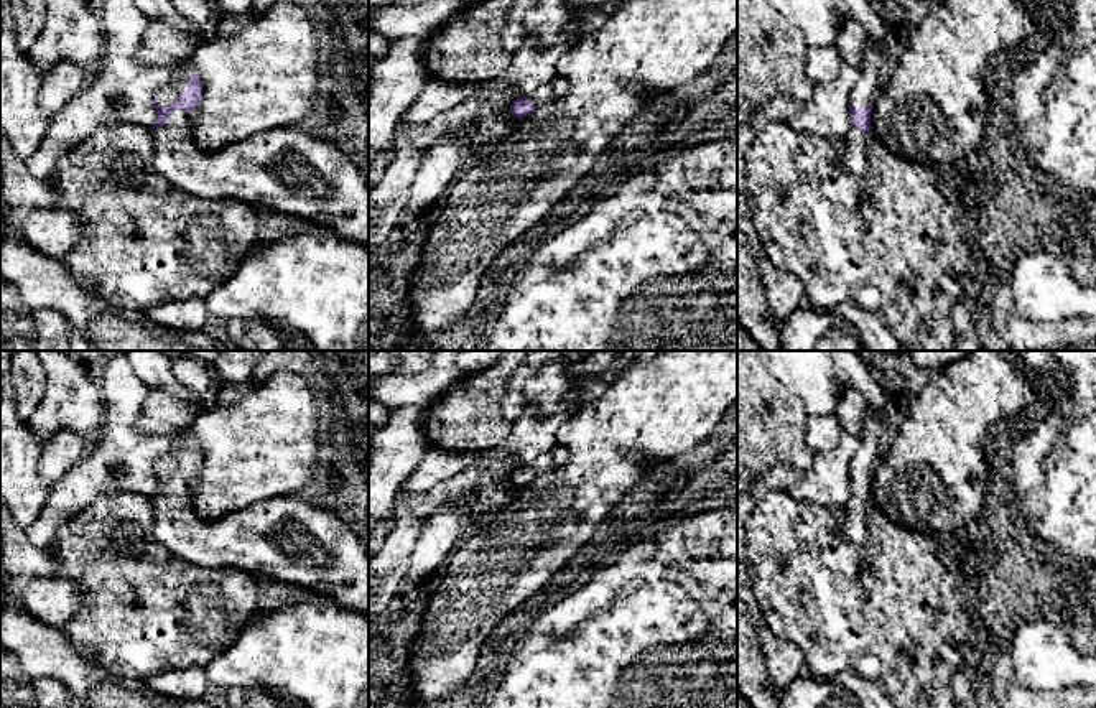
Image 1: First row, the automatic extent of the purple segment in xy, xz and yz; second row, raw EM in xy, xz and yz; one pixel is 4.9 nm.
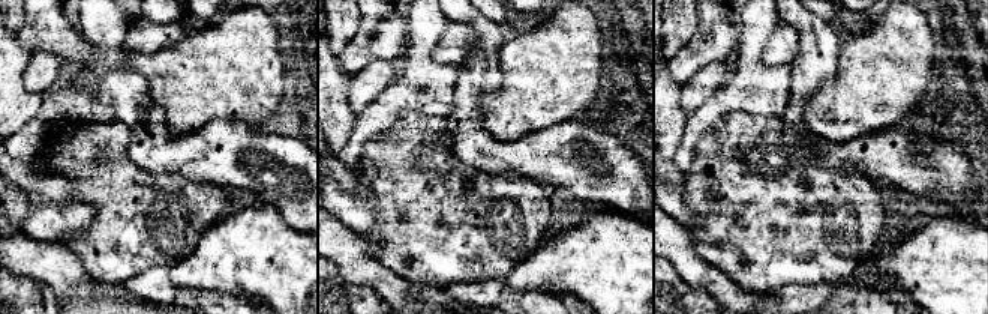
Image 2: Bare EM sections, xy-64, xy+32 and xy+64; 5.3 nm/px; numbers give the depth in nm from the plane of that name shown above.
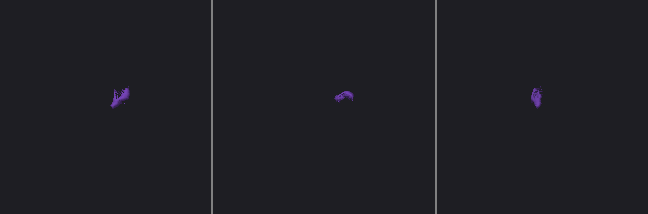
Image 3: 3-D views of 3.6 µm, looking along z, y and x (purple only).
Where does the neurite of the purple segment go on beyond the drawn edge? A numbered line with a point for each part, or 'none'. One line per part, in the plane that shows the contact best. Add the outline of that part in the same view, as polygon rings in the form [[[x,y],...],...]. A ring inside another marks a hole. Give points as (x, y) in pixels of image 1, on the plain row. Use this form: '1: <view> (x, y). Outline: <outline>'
1: xy (180, 442). Outline: [[[188,428],[181,430],[179,433],[170,436],[171,448],[170,451],[156,461],[158,476],[166,476],[178,469],[179,463],[188,458],[188,448],[191,438],[188,436]]]
2: xy (285, 539). Outline: [[[174,479],[163,496],[151,499],[153,537],[171,553],[199,566],[235,566],[313,589],[337,606],[369,614],[369,552],[334,514],[313,507],[300,496],[270,497],[224,515],[201,519],[191,505],[193,479]]]

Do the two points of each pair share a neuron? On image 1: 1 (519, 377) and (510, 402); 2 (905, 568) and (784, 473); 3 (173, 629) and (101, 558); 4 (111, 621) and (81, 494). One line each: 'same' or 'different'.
1: same
2: different
3: same
4: different

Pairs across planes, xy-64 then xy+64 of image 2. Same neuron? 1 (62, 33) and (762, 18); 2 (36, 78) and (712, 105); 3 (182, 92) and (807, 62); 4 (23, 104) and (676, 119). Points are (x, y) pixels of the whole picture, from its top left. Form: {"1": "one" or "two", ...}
{"1": "two", "2": "two", "3": "two", "4": "one"}

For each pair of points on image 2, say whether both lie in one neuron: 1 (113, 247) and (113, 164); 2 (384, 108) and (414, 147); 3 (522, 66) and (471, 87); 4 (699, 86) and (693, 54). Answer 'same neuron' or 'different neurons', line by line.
1: same neuron
2: different neurons
3: different neurons
4: different neurons

